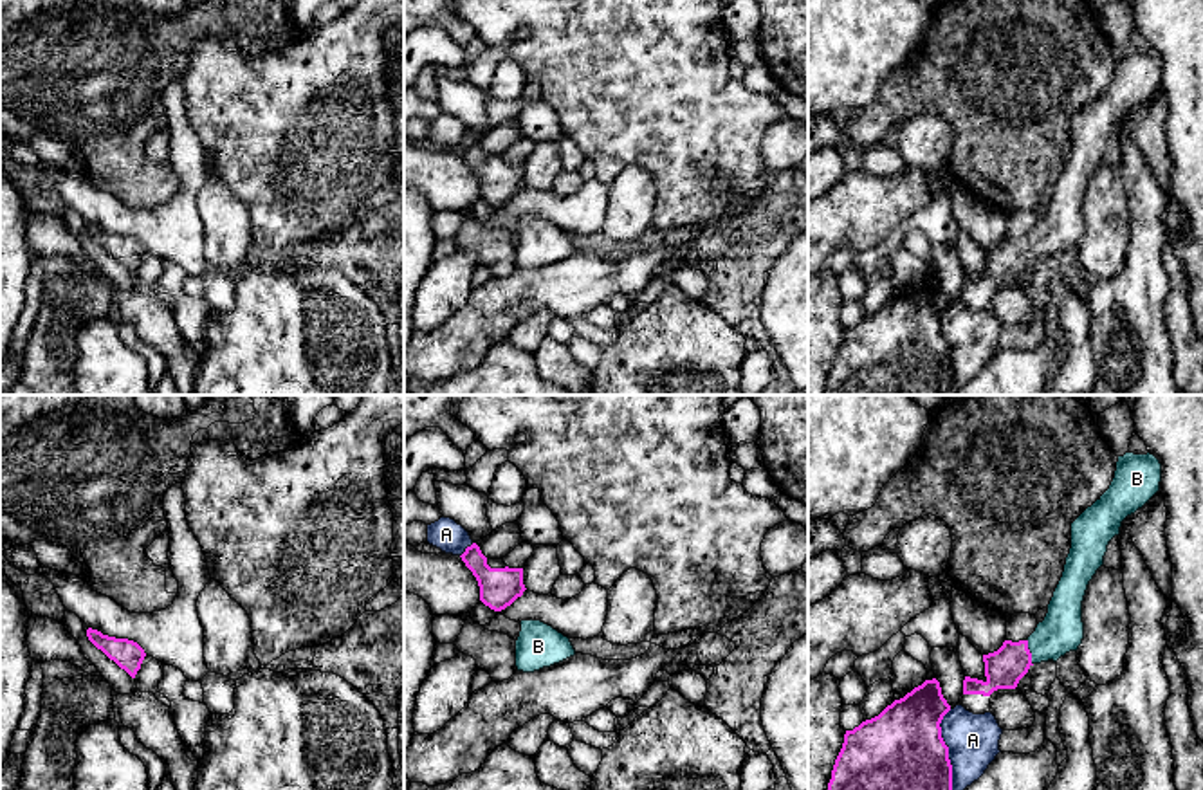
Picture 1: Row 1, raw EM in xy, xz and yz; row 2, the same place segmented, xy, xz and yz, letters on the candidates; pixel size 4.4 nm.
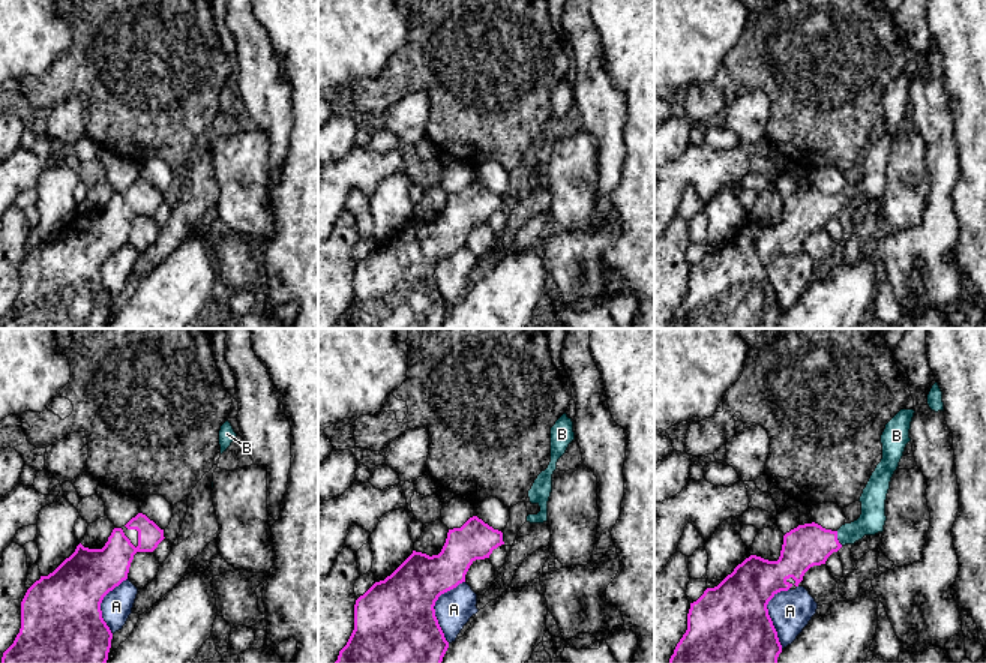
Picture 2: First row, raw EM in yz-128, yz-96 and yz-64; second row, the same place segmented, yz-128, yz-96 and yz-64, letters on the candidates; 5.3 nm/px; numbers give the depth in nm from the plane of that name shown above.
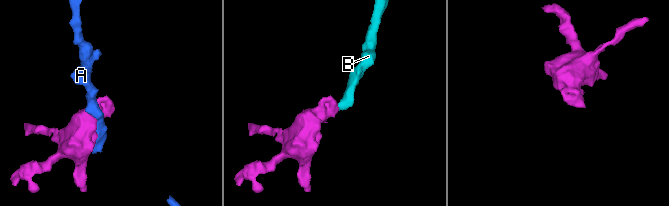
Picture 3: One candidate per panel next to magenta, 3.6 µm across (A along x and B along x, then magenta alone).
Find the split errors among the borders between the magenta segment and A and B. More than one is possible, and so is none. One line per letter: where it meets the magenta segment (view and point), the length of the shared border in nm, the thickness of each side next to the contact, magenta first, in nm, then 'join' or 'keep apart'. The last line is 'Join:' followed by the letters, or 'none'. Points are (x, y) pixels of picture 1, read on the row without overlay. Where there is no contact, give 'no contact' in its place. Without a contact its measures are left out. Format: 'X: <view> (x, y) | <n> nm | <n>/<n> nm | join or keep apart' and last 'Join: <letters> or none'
A: yz (947, 349) | 400 nm | 500/240 nm | keep apart
B: yz (1028, 248) | 120 nm | 170/190 nm | join
Join: B

